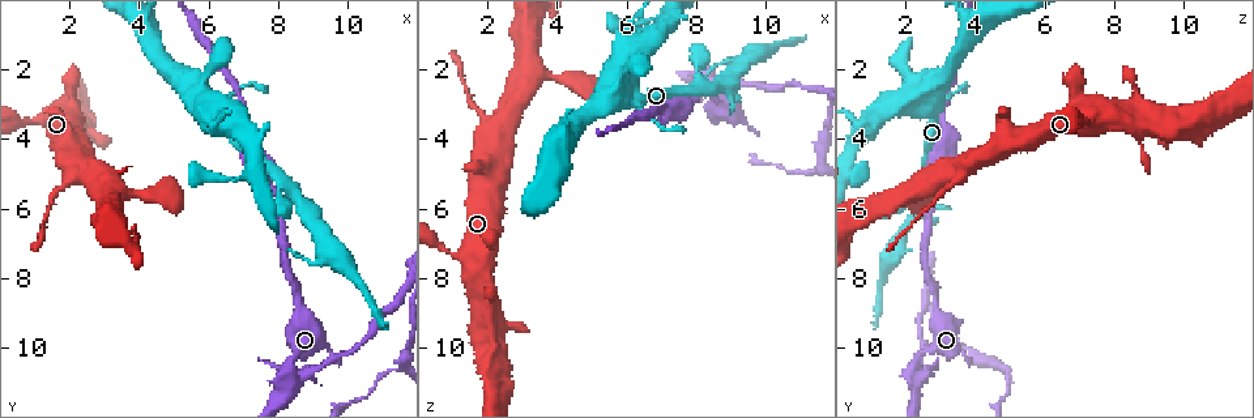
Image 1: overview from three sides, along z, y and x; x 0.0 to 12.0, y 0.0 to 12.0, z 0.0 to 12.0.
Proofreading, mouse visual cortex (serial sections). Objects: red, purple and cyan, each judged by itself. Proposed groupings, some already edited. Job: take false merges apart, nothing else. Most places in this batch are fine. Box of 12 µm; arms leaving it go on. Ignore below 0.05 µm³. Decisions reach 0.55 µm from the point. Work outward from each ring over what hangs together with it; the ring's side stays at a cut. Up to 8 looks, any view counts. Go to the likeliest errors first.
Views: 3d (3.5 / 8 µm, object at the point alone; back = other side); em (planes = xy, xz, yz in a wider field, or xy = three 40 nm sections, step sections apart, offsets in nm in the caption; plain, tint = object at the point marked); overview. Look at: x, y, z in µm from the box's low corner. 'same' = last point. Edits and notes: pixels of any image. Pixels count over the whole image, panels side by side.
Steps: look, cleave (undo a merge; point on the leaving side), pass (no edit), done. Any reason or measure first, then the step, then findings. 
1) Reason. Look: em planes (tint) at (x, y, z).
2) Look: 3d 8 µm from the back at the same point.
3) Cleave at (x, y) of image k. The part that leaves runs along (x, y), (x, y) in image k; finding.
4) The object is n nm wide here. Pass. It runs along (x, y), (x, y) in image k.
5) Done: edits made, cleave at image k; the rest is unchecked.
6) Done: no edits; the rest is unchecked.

Thin neck. Look: 3d 8 µm from the back at (8.3, 10.9, 2.3).

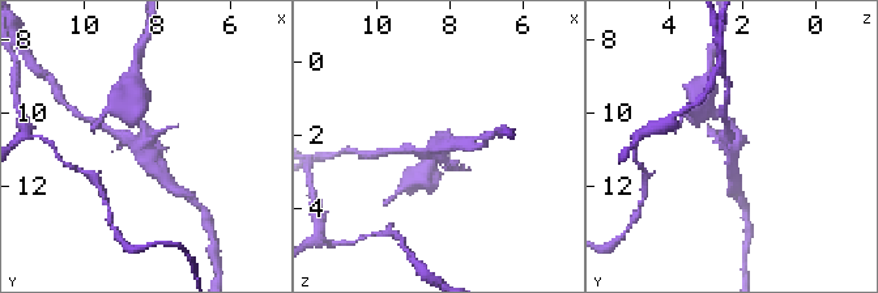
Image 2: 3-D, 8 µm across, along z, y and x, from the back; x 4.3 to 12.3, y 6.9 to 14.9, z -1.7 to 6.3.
Look: em xy step 3 (tint) at (8.4, 10.8, 2.3).

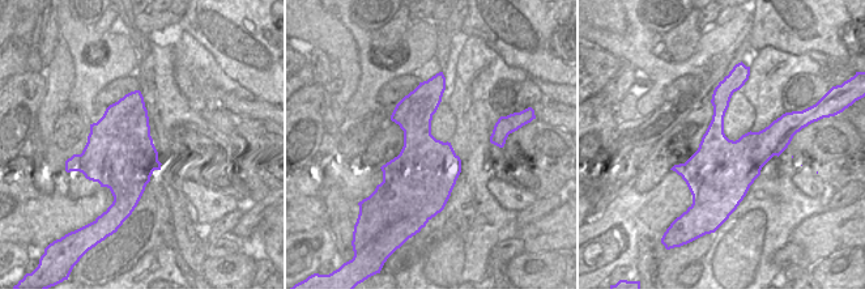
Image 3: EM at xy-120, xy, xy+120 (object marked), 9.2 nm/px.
Cleave at (404, 149) of image 2. The part that leaves runs along (429, 151), (379, 153) in image 2; a second cell is stuck on.

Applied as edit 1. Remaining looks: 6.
Two arms in line, one across. Look: 3d 3.5 µm at (2.1, 5.0, 3.6).

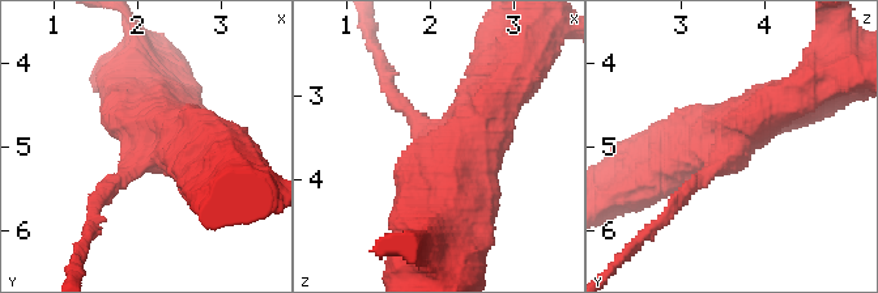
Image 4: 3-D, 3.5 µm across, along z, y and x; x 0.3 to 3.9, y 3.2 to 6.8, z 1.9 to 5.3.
3 arms meet here; the arms are 200, 600, 600 nm wide. Look: em xy step 5 (tint) at (2.20, 5.05, 3.60).

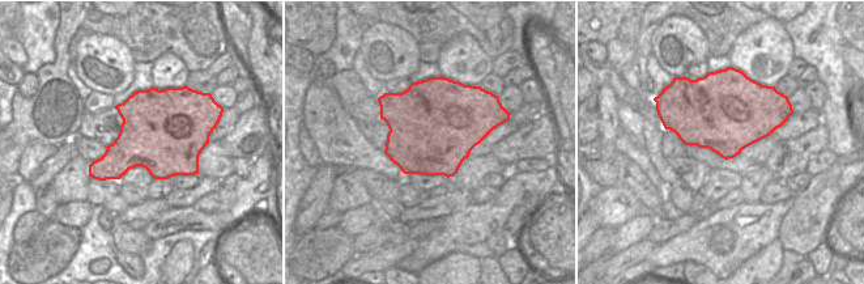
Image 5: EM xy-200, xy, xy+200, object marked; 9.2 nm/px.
Pass. It runs along (442, 219), (454, 161), (506, 84) in image 4; one cell here.

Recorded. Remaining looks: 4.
Calibre changes. Look: 3d 3.5 µm at (8.6, 8.8, 2.9).

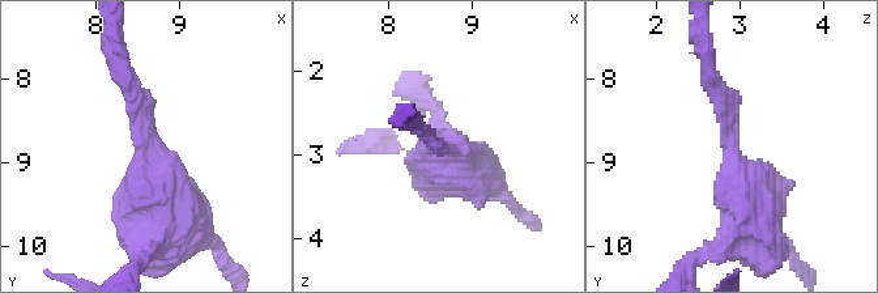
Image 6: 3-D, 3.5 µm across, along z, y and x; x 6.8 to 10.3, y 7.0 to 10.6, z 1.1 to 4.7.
The arms are 250, 700 nm wide. Look: em xy step 2 (tint) at (8.55, 8.85, 2.90).

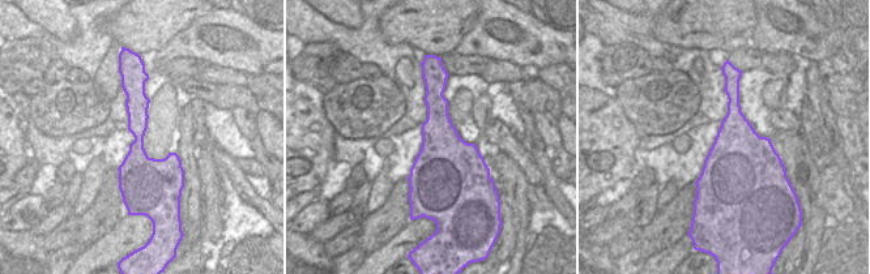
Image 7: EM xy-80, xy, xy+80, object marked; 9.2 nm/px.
Pass. All the same cell.

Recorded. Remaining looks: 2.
Done: edits made, cleave at image 2; the rest is unchecked.

